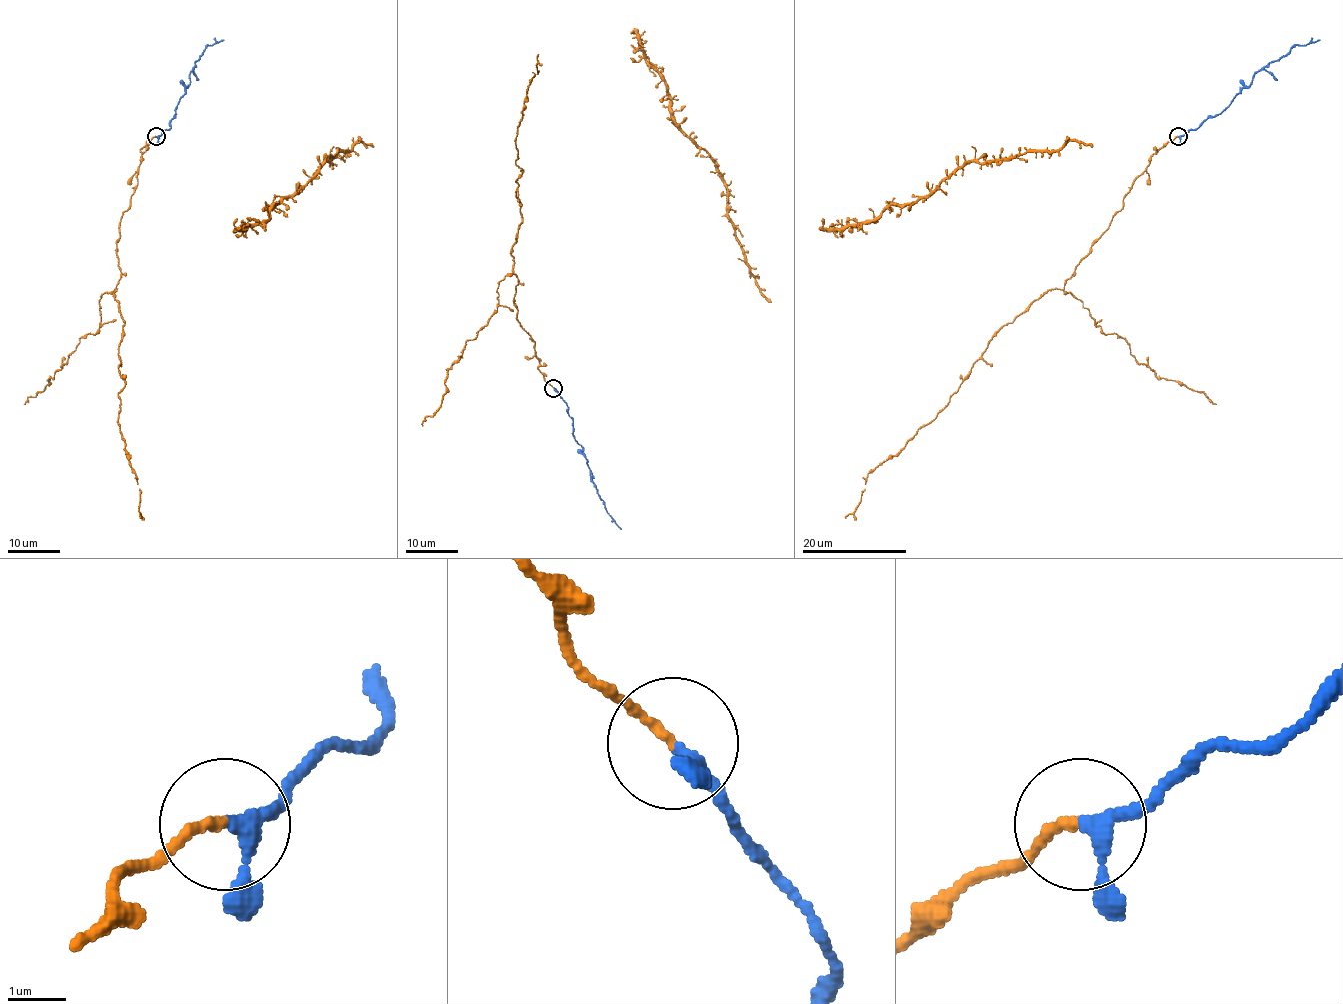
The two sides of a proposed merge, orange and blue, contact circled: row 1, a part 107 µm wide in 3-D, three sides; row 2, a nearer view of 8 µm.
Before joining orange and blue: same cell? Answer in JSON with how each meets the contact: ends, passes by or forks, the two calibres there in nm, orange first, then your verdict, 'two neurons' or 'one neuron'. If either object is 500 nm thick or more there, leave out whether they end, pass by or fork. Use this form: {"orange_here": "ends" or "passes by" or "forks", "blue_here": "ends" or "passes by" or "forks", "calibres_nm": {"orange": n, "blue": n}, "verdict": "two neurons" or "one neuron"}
{"orange_here": "ends", "blue_here": "passes by", "calibres_nm": {"orange": 150, "blue": 200}, "verdict": "two neurons"}

